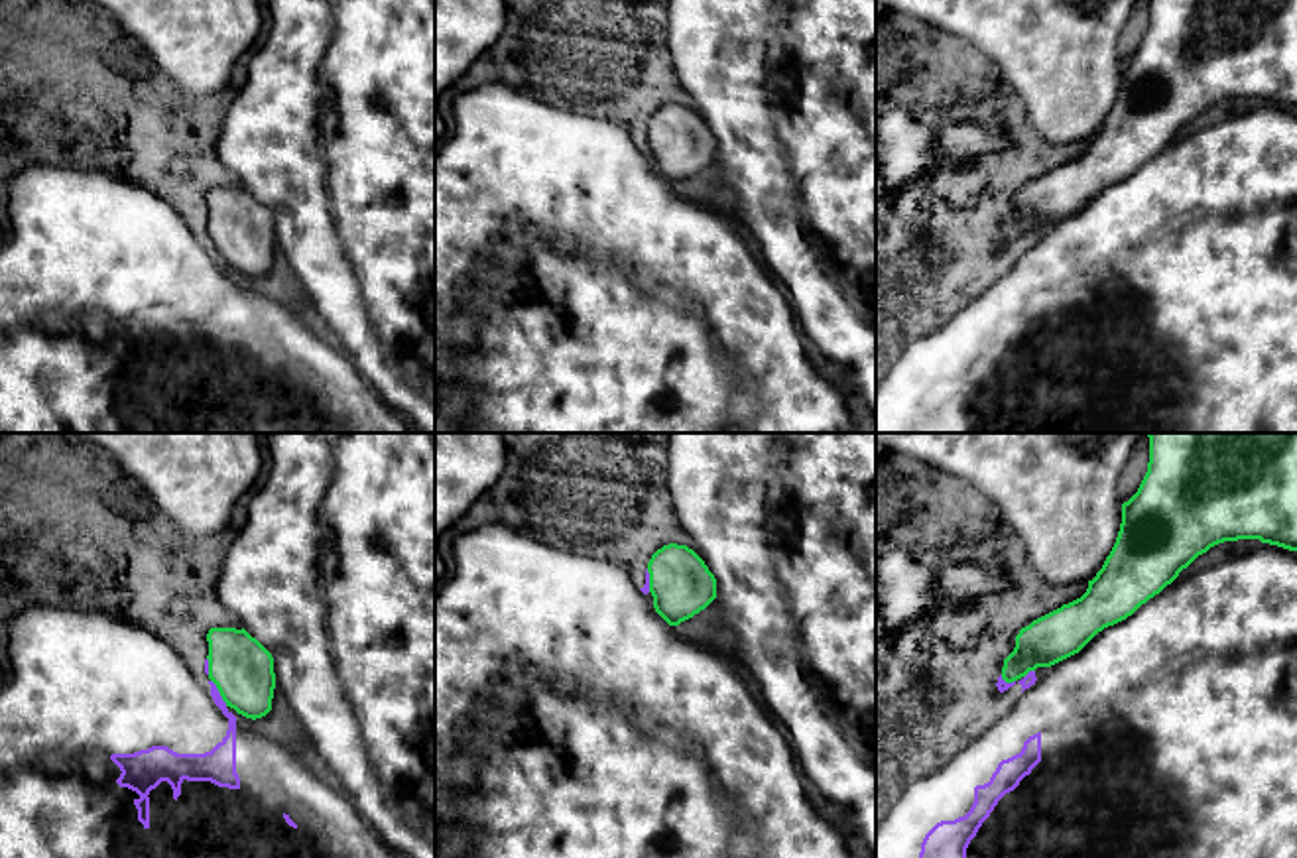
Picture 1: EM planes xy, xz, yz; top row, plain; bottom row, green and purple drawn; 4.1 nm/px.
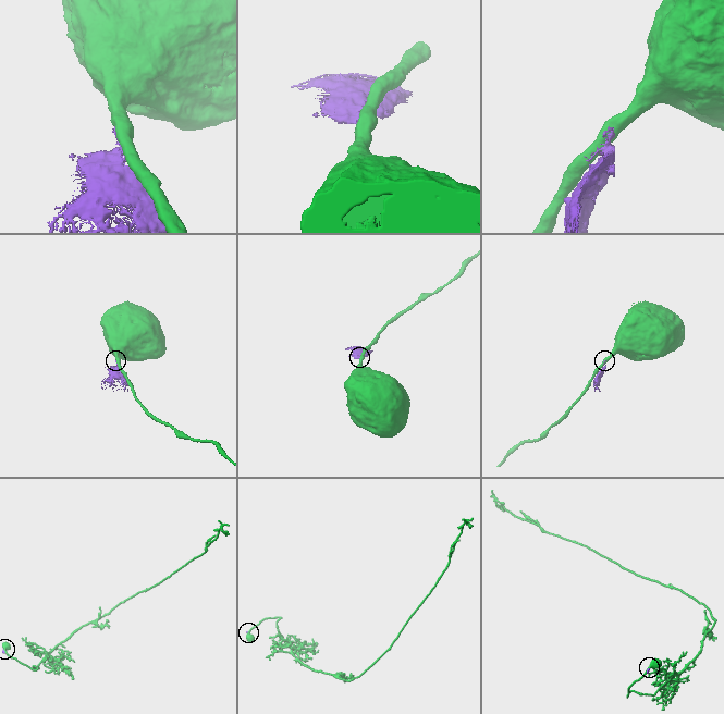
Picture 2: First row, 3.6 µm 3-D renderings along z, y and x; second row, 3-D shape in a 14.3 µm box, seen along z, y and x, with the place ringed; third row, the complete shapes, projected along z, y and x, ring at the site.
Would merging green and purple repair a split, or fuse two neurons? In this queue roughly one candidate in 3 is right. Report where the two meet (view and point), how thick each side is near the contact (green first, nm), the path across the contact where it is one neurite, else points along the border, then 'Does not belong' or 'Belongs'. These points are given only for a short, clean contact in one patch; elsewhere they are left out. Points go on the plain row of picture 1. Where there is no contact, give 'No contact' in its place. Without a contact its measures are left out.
Touches green at xy (219, 250). Thickness 260 nm (green) against 100 nm. Does not belong

